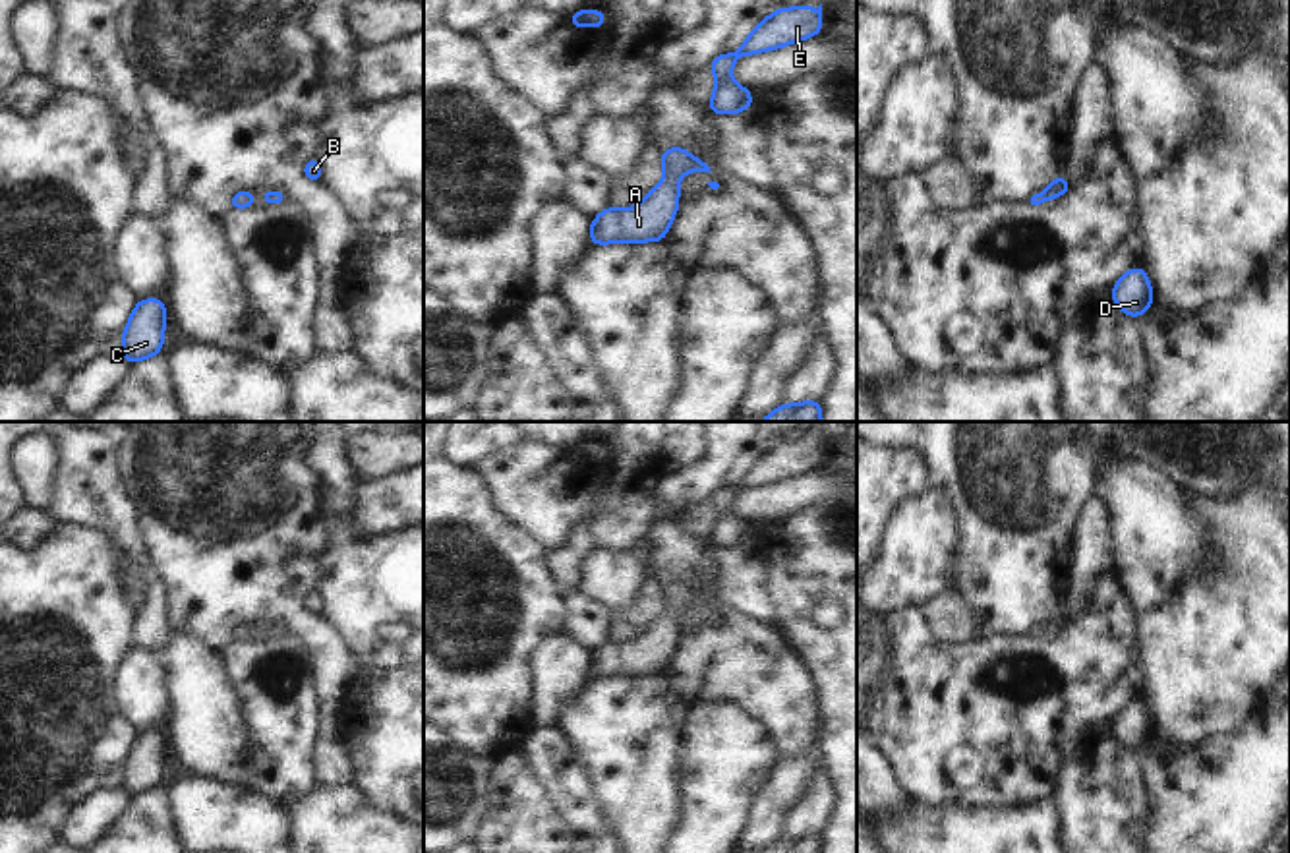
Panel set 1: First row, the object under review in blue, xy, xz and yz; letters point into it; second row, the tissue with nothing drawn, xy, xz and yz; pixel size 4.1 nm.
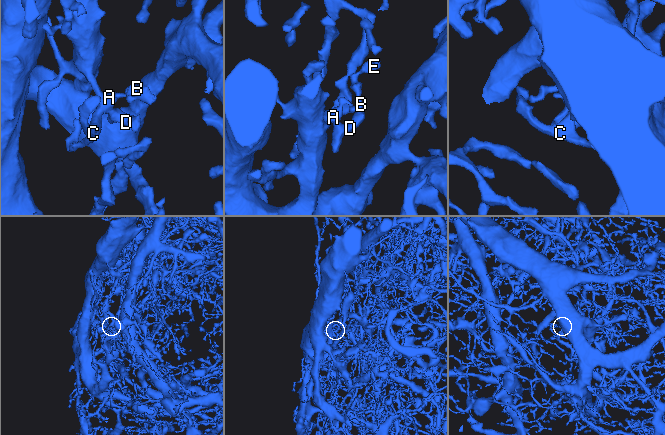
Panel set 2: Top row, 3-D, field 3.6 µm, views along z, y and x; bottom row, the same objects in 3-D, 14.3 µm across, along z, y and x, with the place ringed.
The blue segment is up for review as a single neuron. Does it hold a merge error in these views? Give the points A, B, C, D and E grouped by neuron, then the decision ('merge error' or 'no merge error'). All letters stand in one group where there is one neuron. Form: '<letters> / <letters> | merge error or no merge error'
A B C D E | no merge error

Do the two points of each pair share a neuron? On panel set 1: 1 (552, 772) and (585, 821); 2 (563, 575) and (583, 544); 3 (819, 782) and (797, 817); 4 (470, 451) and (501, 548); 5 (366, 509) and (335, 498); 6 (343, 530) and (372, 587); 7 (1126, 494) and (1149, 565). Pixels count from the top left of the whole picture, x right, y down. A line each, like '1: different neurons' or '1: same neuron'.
1: same neuron
2: same neuron
3: same neuron
4: different neurons
5: different neurons
6: same neuron
7: same neuron

